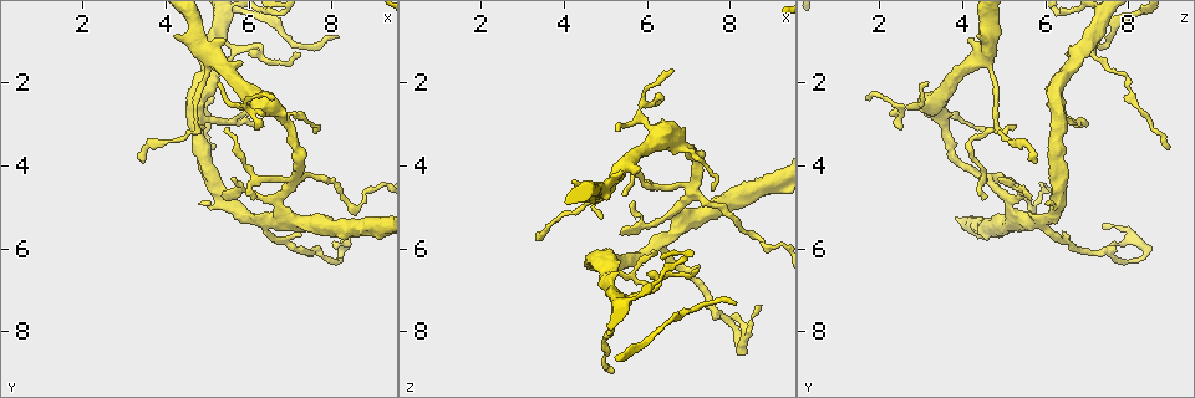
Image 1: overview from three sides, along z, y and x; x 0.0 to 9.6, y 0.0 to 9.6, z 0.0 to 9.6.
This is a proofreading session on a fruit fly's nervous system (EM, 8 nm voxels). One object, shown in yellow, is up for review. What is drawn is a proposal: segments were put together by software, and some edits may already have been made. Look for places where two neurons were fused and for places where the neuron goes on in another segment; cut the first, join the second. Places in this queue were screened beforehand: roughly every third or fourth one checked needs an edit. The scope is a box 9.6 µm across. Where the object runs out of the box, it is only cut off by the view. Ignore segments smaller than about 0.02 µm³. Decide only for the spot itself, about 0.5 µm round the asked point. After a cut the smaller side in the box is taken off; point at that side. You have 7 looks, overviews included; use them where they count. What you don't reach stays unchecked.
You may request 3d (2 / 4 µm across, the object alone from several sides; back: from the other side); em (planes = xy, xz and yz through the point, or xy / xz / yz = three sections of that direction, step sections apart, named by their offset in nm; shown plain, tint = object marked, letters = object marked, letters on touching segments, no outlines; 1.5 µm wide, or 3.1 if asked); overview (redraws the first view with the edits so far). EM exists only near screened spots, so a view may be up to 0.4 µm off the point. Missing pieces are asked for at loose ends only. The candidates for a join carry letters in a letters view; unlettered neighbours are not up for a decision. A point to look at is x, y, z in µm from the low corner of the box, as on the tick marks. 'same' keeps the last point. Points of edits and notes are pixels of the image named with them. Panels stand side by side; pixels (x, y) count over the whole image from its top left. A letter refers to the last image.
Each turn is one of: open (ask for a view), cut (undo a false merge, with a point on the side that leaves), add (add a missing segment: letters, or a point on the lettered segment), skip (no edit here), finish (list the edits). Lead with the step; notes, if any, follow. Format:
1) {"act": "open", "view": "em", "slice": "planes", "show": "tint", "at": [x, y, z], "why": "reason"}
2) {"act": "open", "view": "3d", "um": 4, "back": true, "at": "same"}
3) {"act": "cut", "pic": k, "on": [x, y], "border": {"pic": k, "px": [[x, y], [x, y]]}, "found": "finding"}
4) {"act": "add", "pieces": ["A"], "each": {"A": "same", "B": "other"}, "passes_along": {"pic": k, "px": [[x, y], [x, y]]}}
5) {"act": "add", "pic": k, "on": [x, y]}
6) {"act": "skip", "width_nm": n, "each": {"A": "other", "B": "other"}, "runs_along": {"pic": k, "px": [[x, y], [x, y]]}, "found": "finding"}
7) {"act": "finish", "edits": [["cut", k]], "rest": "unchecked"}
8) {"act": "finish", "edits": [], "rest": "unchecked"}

{"act": "open", "view": "em", "slice": "xz", "step": 4, "show": "tint", "at": [8.20, 6.35, 8.10], "why": "a narrow waist"}

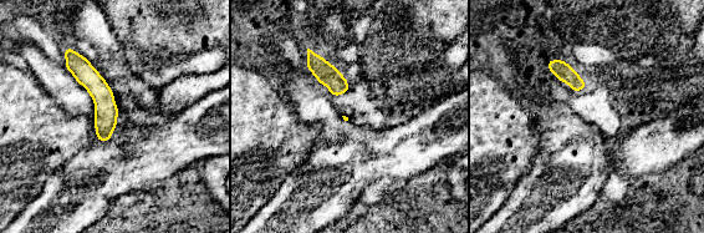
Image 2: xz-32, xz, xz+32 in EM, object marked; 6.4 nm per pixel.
{"act": "open", "view": "em", "slice": "xz", "step": 4, "show": "letters", "at": "same"}

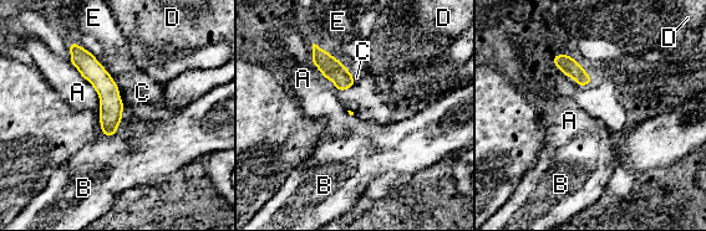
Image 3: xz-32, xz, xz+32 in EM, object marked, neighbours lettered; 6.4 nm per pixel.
{"act": "skip", "each": {"A": "other", "B": "other", "C": "other", "D": "other", "E": "other"}, "found": "one neuron here"}

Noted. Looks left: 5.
{"act": "open", "view": "em", "slice": "planes", "show": "tint", "at": [6.30, 3.10, 6.70], "why": "an open end"}

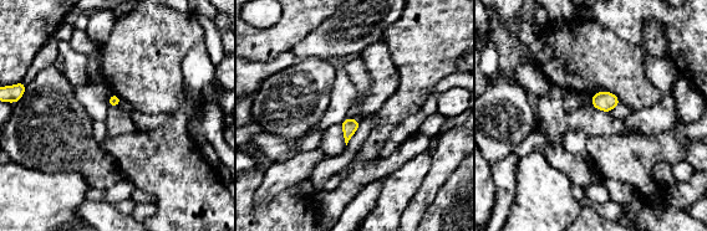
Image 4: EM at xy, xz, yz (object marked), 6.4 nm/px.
{"act": "open", "view": "em", "slice": "planes", "show": "letters", "at": "same", "why": "what lies round it"}

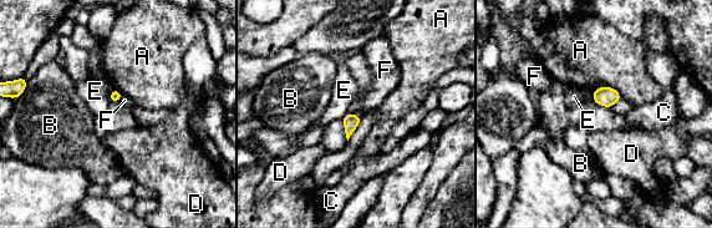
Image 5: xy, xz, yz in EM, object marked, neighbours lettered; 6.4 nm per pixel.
{"act": "skip", "each": {"A": "other", "B": "other", "C": "other", "D": "other", "E": "other", "F": "other"}, "border": {"pic": 5, "px": [[123, 95], [120, 101]]}, "found": "none of them fits"}

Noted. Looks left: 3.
{"act": "open", "view": "em", "slice": "xz", "step": 8, "show": "tint", "at": [4.20, 0.90, 4.40], "why": "free end"}

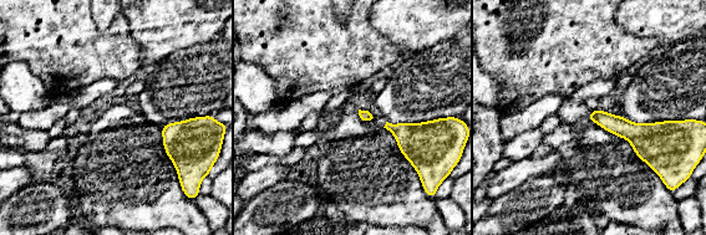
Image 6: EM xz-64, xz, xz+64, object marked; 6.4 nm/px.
{"act": "open", "view": "em", "slice": "planes", "show": "letters", "at": "same", "why": "another direction"}

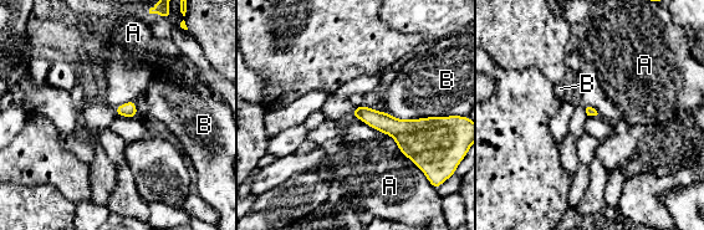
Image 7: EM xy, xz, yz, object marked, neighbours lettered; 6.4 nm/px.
{"act": "skip", "longest_contact_nm": ["B", 380], "each": {"A": "other", "B": "other"}, "found": "no lettered segment goes on from it"}

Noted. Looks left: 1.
{"act": "finish", "edits": [], "rest": "unchecked"}

